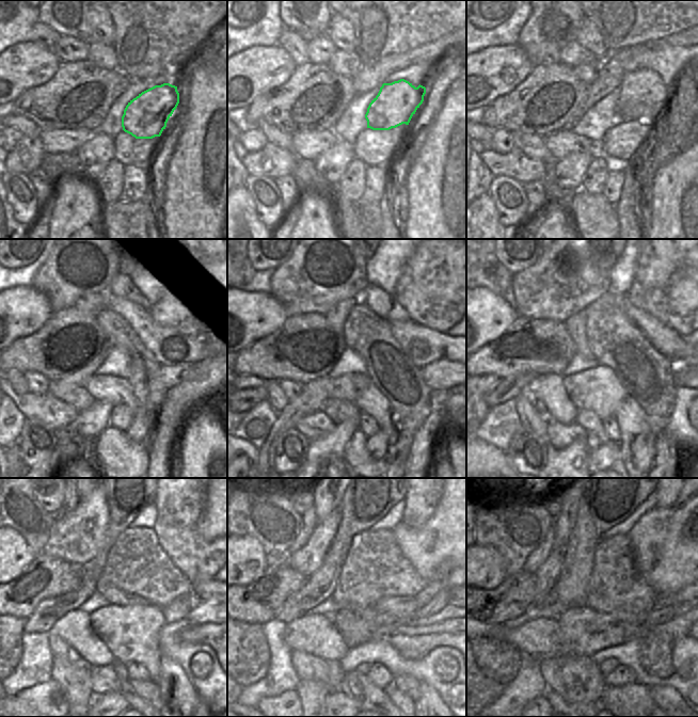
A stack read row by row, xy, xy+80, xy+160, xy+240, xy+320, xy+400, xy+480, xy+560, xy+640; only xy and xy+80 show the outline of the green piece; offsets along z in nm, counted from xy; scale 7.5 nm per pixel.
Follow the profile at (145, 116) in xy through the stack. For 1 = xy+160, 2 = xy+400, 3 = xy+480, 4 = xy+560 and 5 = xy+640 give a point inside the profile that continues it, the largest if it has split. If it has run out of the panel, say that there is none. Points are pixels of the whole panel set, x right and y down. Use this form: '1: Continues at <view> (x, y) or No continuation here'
1: Continues at xy+160 (641, 92)
2: Continues at xy+400 (675, 282)
3: Continues at xy+480 (180, 499)
4: Continues at xy+560 (422, 499)
5: Continues at xy+640 (665, 499)

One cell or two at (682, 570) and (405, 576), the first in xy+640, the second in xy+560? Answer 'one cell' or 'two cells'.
two cells

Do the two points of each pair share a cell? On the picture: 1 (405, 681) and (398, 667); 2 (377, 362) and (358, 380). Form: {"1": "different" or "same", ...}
{"1": "different", "2": "different"}

